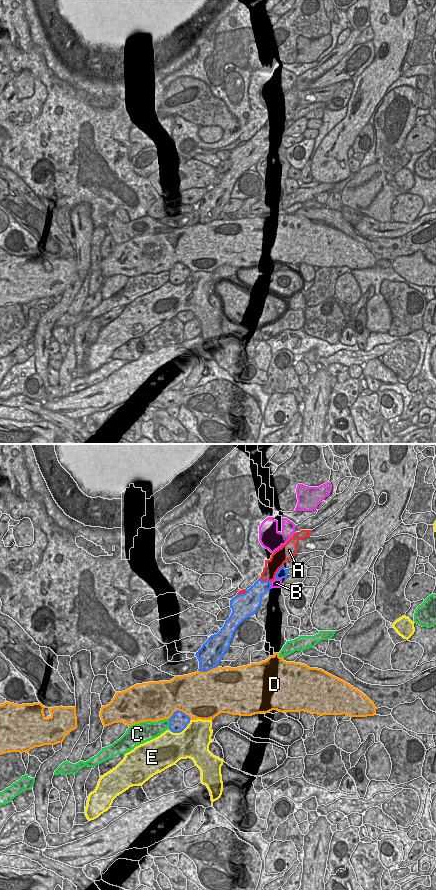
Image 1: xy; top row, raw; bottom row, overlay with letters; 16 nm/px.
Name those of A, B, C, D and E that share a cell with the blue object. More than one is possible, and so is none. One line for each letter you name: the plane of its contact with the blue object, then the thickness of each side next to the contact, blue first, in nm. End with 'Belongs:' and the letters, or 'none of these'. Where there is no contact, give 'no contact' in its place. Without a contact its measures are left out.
A: xy | 160/240 nm
Belongs: A

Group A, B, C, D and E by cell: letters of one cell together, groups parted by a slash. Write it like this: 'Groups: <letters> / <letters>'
Groups: A / B / C / D / E

